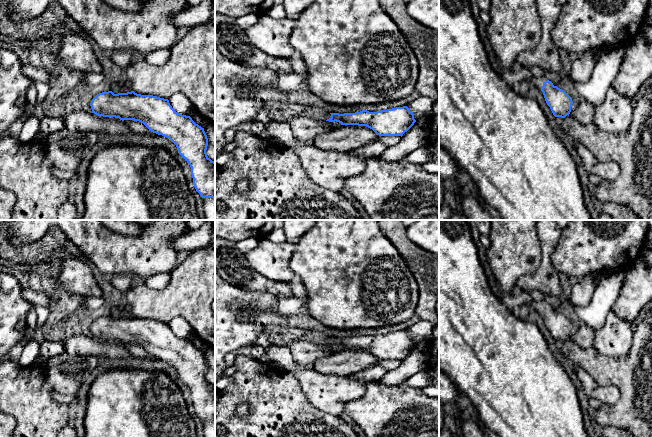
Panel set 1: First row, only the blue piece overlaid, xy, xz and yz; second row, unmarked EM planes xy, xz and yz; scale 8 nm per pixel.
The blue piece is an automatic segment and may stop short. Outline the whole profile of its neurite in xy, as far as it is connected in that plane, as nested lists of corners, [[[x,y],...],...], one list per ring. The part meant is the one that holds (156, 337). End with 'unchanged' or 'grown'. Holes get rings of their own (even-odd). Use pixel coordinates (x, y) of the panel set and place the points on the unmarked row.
[[[134,315],[97,318],[90,327],[92,337],[143,347],[151,356],[169,362],[191,391],[193,409],[202,422],[215,423],[215,386],[206,377],[204,352],[190,340],[177,337],[168,323]]]; unchanged

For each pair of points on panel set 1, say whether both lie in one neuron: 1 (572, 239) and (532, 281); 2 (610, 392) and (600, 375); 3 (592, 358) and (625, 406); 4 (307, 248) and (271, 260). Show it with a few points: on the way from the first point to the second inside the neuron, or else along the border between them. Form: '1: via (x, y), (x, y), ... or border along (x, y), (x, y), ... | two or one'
1: border along (558, 239), (551, 257), (551, 264), (559, 273) | two
2: border along (586, 372), (599, 385), (615, 386), (619, 399) | two
3: via (604, 370), (625, 389), (625, 394) | one
4: border along (294, 243), (289, 268), (297, 276) | two

